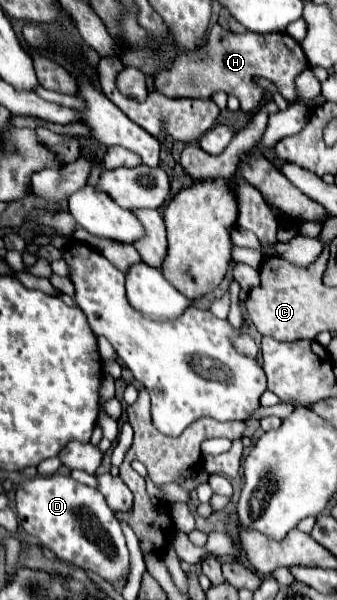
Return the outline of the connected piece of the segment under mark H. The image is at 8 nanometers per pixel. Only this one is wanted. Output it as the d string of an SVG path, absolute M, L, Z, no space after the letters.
M214 24L208 32L206 44L194 51L180 50L180 56L172 62L172 66L154 76L154 86L168 98L212 98L212 94L224 90L226 94L234 94L240 100L240 108L244 112L252 112L260 106L264 96L264 90L252 82L254 76L264 76L278 82L282 96L288 102L294 102L294 78L306 68L308 60L302 52L302 46L288 34L235 34L220 24Z

